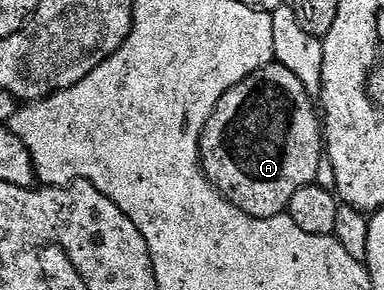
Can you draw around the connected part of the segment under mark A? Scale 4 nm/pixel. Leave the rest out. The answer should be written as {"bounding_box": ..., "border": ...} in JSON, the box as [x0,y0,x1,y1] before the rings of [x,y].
{"bounding_box":[202,62,324,219],"border":[[[277,62],[265,64],[261,70],[244,78],[244,82],[232,86],[232,90],[228,90],[228,94],[224,94],[224,98],[220,98],[216,110],[208,118],[202,131],[202,169],[204,174],[227,200],[231,200],[240,210],[244,210],[248,215],[258,219],[271,219],[285,213],[289,209],[292,197],[296,195],[296,190],[304,190],[304,186],[315,183],[319,179],[318,171],[321,168],[324,168],[324,124],[320,119],[315,97],[310,96],[308,90],[304,90],[300,78],[296,78],[296,74],[292,74],[292,70],[288,70],[283,64]]]}

